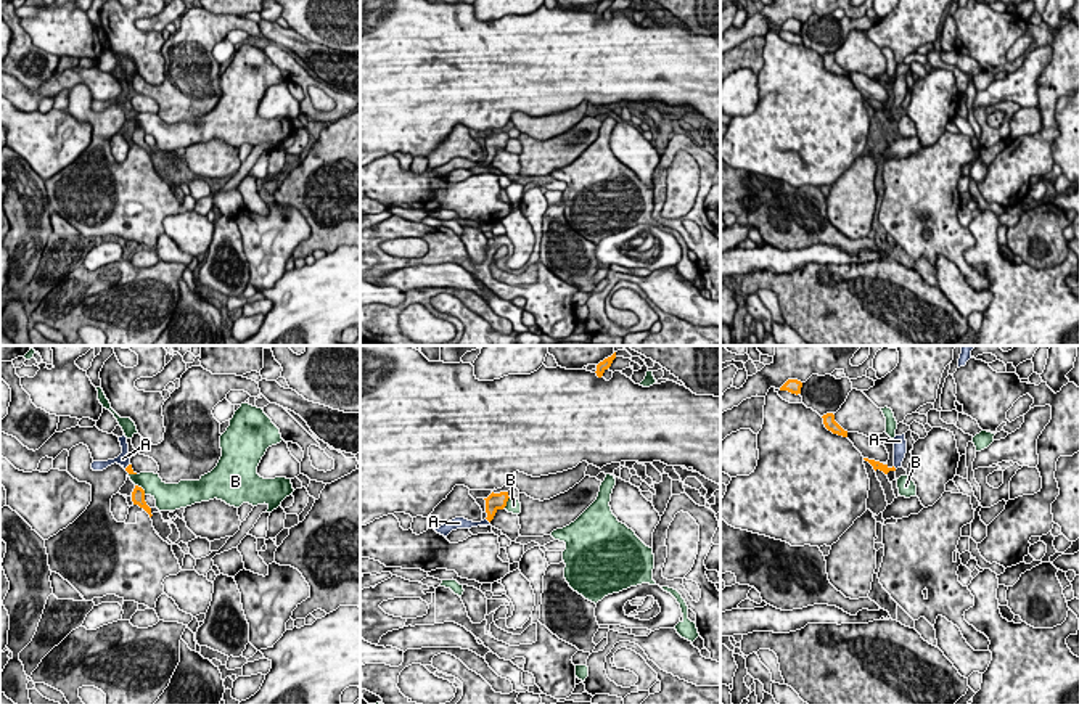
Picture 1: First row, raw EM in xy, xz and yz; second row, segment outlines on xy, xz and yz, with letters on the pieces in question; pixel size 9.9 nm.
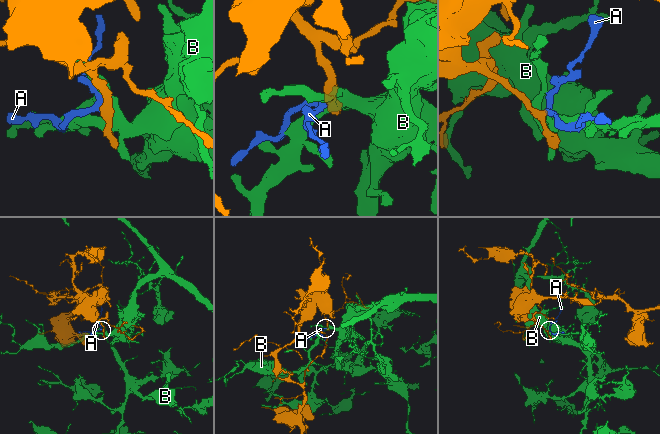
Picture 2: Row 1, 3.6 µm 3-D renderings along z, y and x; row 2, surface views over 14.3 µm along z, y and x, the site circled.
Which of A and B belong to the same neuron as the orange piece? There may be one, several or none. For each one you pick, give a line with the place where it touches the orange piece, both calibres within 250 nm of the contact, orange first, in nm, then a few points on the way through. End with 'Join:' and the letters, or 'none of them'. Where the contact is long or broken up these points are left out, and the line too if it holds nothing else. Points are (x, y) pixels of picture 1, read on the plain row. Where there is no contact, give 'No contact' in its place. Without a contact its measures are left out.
A: Touches orange at xz (488, 159). Thickness 170 nm (orange) against 100 nm. Path across: xz (494, 142), (488, 159), (476, 164), (463, 163)
Join: A

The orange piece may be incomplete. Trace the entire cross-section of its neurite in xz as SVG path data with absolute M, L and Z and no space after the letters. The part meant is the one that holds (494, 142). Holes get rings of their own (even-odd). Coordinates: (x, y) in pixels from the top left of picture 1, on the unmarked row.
M492 132L487 138L484 138L486 140L486 153L487 153L487 158L484 161L473 162L473 161L468 161L465 158L455 158L441 167L436 167L434 170L437 174L447 177L452 170L457 170L457 169L471 169L471 167L478 167L478 166L490 166L490 161L494 159L495 153L507 146L508 138L510 138L508 132L500 132L500 133Z

